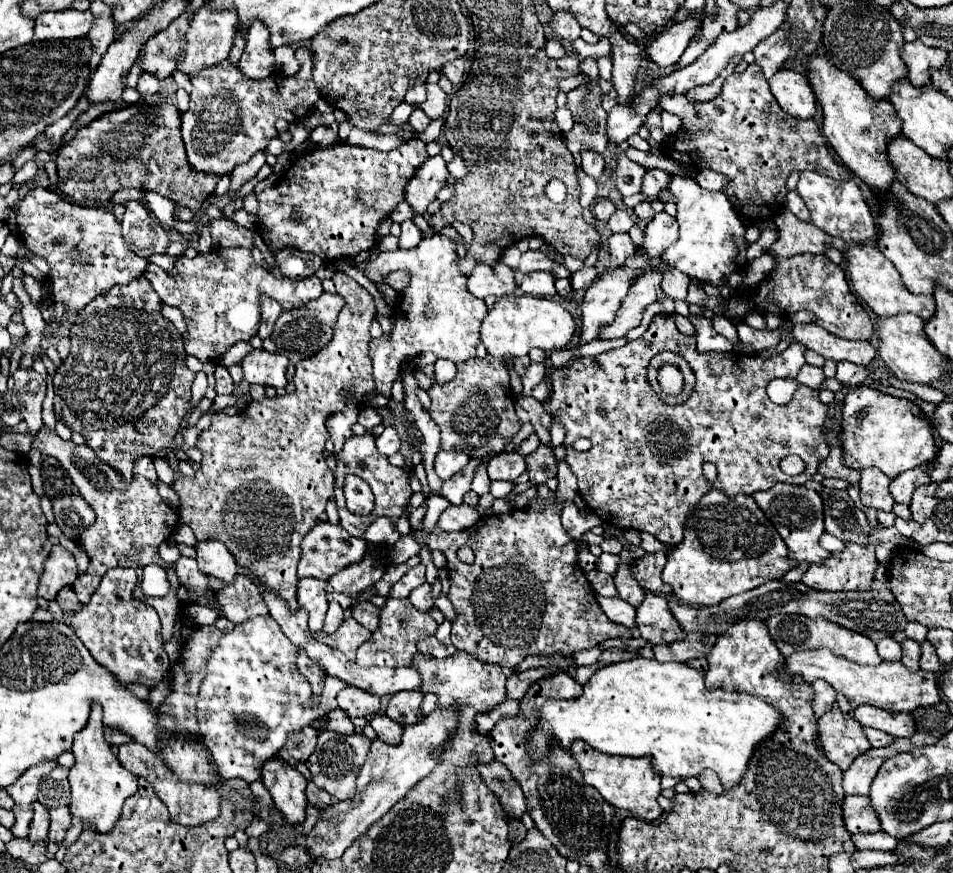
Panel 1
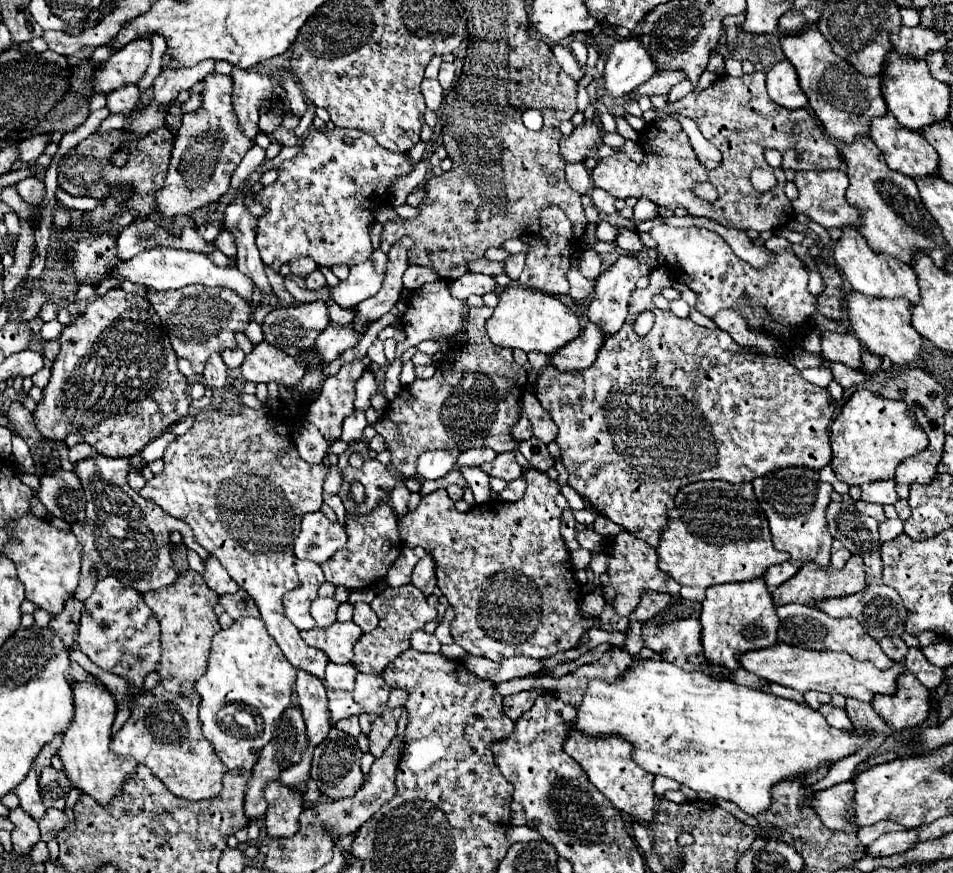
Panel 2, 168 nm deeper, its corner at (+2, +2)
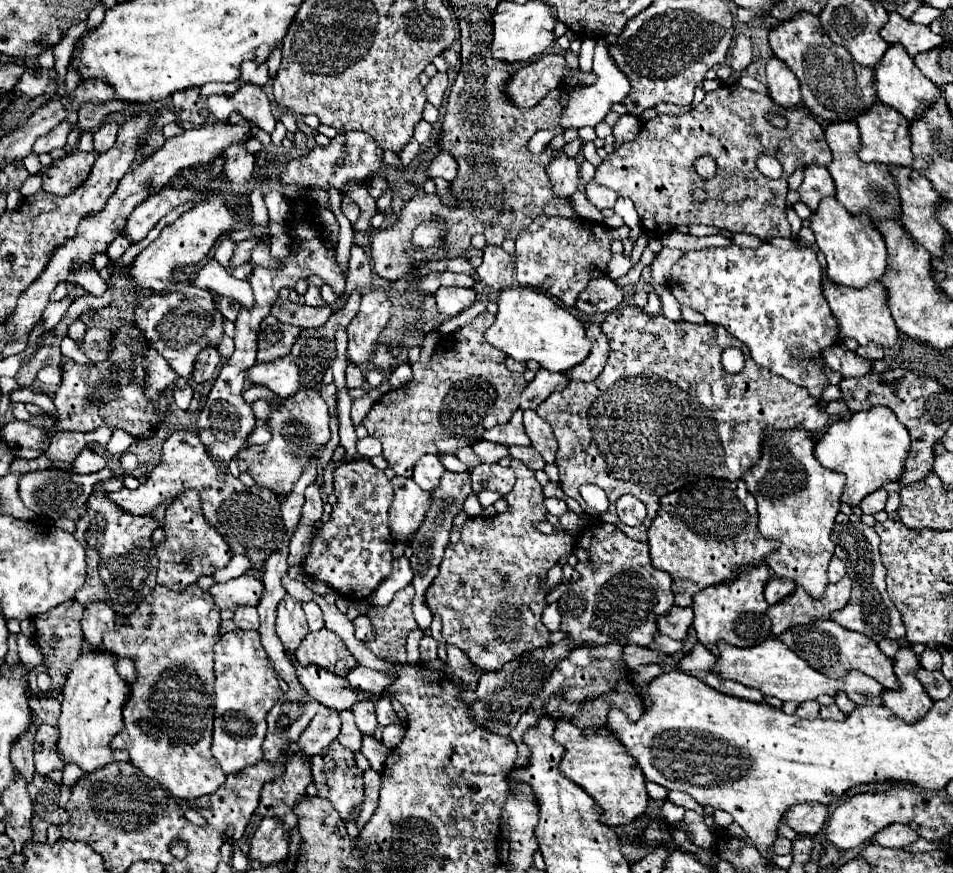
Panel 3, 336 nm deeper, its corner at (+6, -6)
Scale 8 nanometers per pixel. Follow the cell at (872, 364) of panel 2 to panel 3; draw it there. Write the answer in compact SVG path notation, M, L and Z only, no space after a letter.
M869 344L867 348L859 346L855 354L857 354L857 356L861 356L861 358L865 358L865 360L875 362L875 360L881 360L881 358L883 358L883 348L879 348L879 344Z

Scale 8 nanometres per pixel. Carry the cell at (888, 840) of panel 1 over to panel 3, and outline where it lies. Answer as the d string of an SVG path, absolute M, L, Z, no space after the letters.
M891 824L881 832L877 832L869 840L869 844L879 844L883 848L907 848L915 840L917 840L917 834L911 828L907 828L905 824Z

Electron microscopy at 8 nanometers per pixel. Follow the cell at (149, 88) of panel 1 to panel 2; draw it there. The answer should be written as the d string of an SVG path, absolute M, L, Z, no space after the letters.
M123 86L107 96L107 108L111 114L129 114L141 98L141 90L137 86Z

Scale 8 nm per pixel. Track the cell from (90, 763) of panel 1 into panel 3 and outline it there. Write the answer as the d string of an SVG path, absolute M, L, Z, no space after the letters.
M85 652L71 666L63 686L57 754L69 764L77 764L85 774L95 772L111 762L127 762L127 752L111 748L111 740L123 730L121 710L131 688L115 672L115 656L109 652Z

